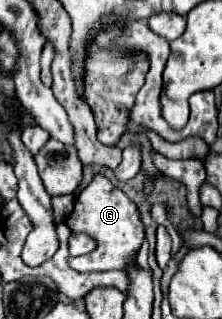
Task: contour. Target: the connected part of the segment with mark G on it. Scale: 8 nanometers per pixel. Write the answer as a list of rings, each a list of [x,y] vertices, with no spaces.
[[[96,174],[94,180],[76,196],[74,210],[68,216],[66,226],[72,232],[90,234],[98,242],[94,252],[68,260],[70,266],[78,272],[126,270],[126,266],[134,262],[136,252],[138,252],[138,248],[142,246],[142,240],[144,240],[142,222],[140,222],[140,214],[138,214],[136,204],[102,174]]]

